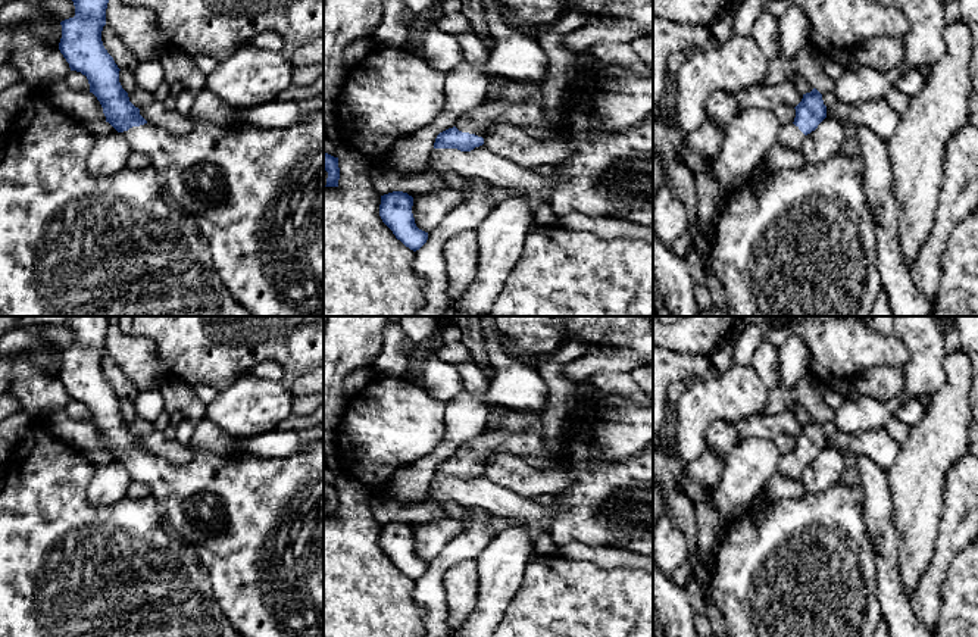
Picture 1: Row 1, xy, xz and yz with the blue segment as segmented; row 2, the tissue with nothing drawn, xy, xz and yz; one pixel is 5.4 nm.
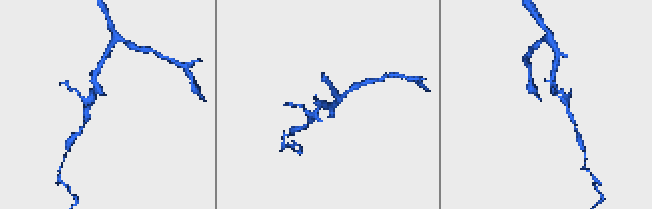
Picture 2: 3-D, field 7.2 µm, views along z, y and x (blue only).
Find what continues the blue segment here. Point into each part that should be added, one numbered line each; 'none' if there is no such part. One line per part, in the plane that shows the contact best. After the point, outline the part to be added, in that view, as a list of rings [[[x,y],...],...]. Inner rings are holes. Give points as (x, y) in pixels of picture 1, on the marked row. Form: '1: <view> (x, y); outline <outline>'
1: xz (612, 175); outline [[[546,75],[540,81],[506,78],[497,96],[487,97],[479,107],[463,113],[454,127],[462,132],[475,134],[485,140],[494,124],[507,122],[534,140],[566,143],[571,153],[554,163],[559,178],[553,179],[553,191],[549,199],[549,204],[557,218],[579,212],[591,218],[615,216],[653,227],[653,116],[609,137],[594,137],[591,129],[597,122],[596,99],[602,88],[596,79],[590,82],[577,79],[566,91],[559,127],[550,129],[544,122],[543,84]]]

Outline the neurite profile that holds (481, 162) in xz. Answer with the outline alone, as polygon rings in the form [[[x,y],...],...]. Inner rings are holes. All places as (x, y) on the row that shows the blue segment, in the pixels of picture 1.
[[[485,144],[471,152],[434,149],[429,168],[459,174],[463,178],[481,178],[491,185],[516,188],[524,193],[553,191],[553,179],[535,168],[524,168],[491,152]]]

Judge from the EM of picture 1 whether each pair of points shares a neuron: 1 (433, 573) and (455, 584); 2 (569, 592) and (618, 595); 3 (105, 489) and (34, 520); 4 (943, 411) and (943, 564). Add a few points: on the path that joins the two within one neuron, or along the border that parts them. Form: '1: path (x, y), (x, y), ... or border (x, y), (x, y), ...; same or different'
1: border (472, 559), (456, 562), (446, 571), (446, 611); different
2: path (581, 595), (606, 595); same
3: border (96, 468), (87, 499), (93, 505), (121, 499); different
4: border (956, 459), (946, 475), (943, 515), (939, 525); different

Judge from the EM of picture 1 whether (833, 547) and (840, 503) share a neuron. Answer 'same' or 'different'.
same

